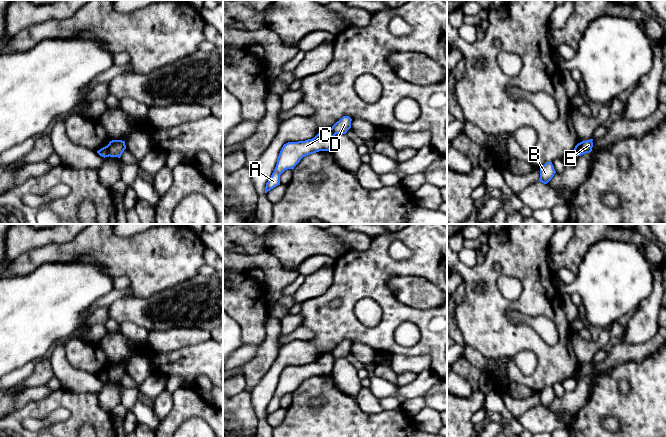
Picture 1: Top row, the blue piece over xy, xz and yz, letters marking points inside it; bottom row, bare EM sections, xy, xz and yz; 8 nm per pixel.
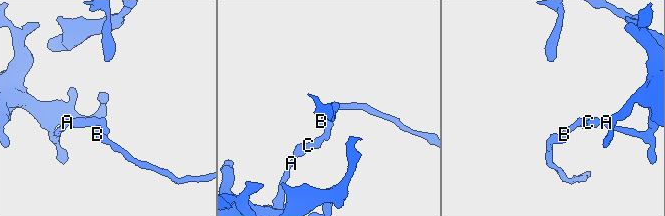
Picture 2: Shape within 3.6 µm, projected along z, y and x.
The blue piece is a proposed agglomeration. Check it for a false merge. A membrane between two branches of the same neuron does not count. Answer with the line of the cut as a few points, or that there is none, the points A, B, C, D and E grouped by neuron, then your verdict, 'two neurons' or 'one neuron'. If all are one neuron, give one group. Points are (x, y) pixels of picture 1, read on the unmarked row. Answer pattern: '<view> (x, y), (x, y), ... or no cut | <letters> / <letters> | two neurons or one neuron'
xy (106, 370), (109, 379) | A C E / B D | two neurons

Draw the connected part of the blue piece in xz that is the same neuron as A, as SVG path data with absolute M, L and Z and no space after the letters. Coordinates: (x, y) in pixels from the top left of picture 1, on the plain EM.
M330 352L322 354L312 363L284 368L277 382L274 396L266 407L265 417L280 409L280 399L287 393L293 394L306 379L331 374L334 360Z

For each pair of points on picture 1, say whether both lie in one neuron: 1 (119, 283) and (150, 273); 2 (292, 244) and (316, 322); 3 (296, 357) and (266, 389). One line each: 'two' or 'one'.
1: two
2: two
3: one

